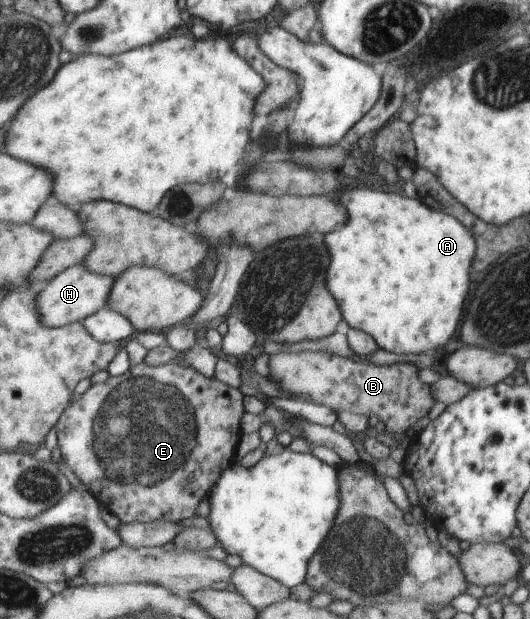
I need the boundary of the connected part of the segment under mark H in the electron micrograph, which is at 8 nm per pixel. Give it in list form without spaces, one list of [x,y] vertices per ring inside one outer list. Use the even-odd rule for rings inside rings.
[[[80,263],[60,272],[38,292],[38,303],[40,318],[43,324],[54,328],[80,323],[88,316],[104,308],[108,304],[111,291],[114,290],[115,277],[104,276],[100,273],[93,273]]]

